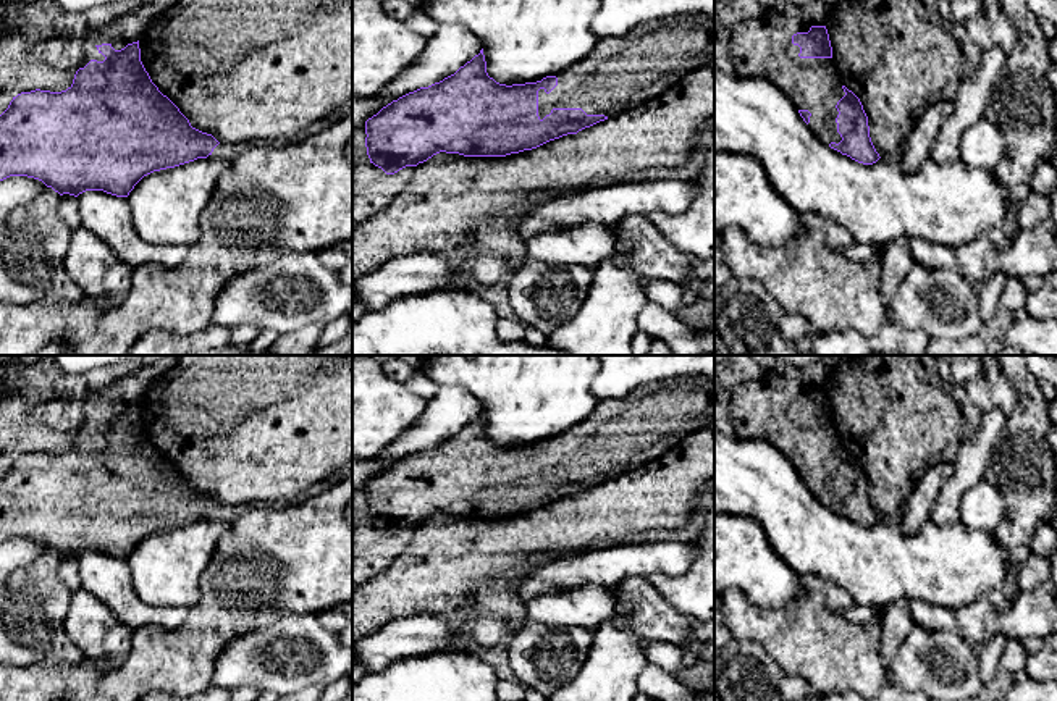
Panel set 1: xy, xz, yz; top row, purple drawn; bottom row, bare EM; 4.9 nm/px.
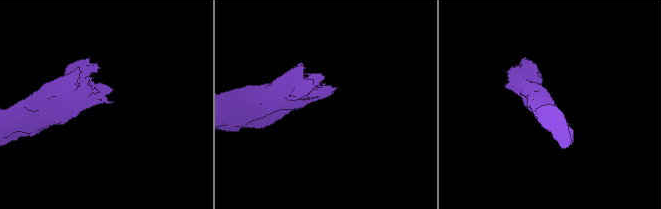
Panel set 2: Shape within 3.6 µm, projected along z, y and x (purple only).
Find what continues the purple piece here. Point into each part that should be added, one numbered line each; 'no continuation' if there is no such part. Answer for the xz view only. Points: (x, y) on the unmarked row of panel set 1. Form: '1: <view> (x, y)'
1: xz (619, 435)

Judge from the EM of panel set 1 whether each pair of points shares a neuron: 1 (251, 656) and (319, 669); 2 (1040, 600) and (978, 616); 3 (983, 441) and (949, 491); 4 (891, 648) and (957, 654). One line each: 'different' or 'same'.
1: same
2: same
3: same
4: different

